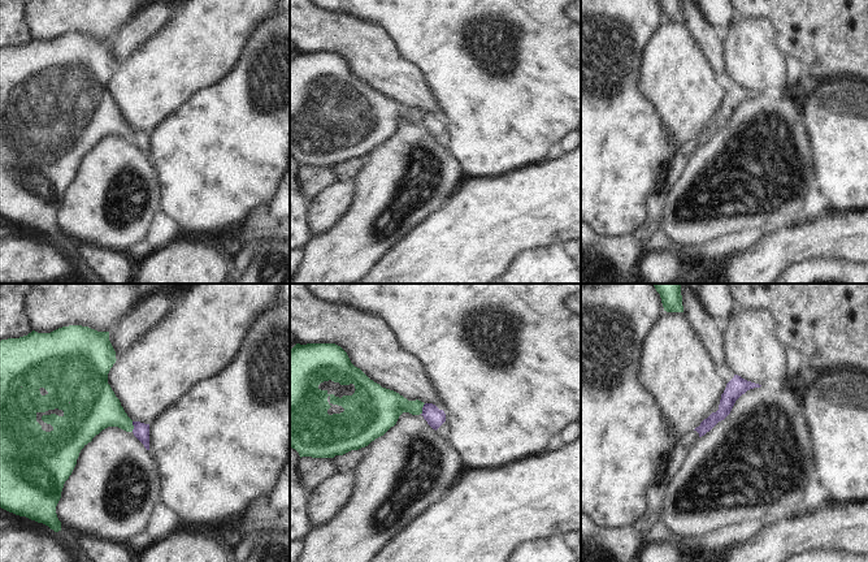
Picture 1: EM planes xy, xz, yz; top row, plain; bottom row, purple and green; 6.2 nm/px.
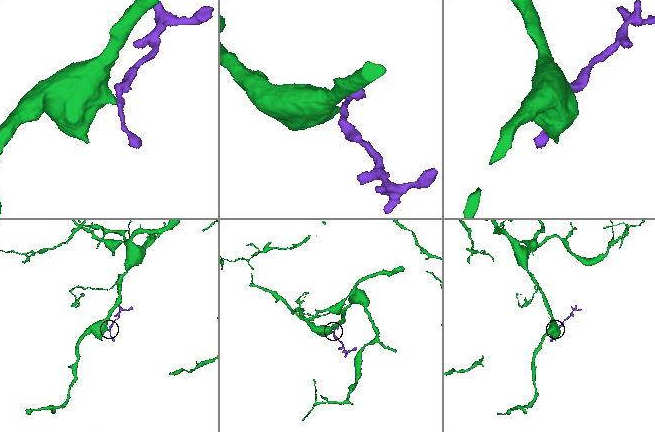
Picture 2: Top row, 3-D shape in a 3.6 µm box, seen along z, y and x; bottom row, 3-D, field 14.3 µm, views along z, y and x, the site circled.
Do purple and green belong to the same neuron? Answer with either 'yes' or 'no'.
no

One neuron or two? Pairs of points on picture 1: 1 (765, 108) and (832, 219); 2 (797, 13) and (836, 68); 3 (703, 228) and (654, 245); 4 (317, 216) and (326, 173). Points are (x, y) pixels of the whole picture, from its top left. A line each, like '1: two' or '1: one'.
1: two
2: one
3: two
4: two

